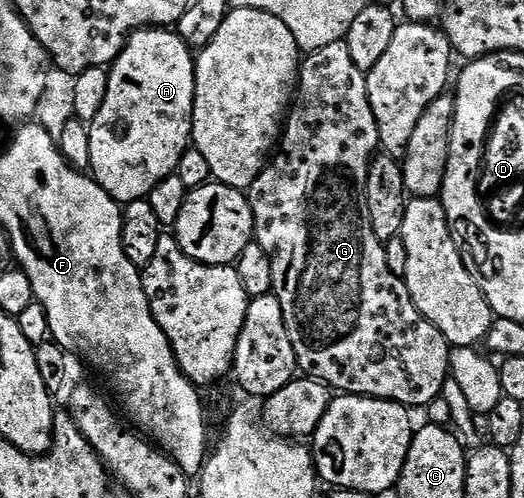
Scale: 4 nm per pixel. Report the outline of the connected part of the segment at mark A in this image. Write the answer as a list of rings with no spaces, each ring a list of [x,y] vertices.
[[[143,28],[137,30],[126,41],[126,47],[120,52],[120,56],[109,67],[110,79],[108,80],[108,96],[104,96],[104,105],[100,107],[100,112],[96,112],[93,122],[89,123],[90,139],[92,140],[92,160],[90,161],[89,173],[95,182],[113,196],[115,202],[125,204],[135,202],[141,198],[149,199],[150,193],[164,179],[177,171],[180,164],[180,156],[188,149],[192,142],[194,133],[194,63],[195,55],[192,48],[186,43],[181,33],[175,32],[170,28]]]

